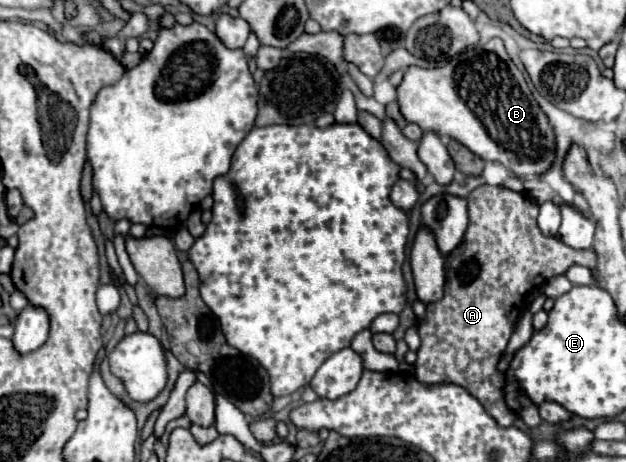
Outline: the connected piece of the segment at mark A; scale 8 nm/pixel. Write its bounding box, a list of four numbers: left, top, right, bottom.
[415,184,595,428]

